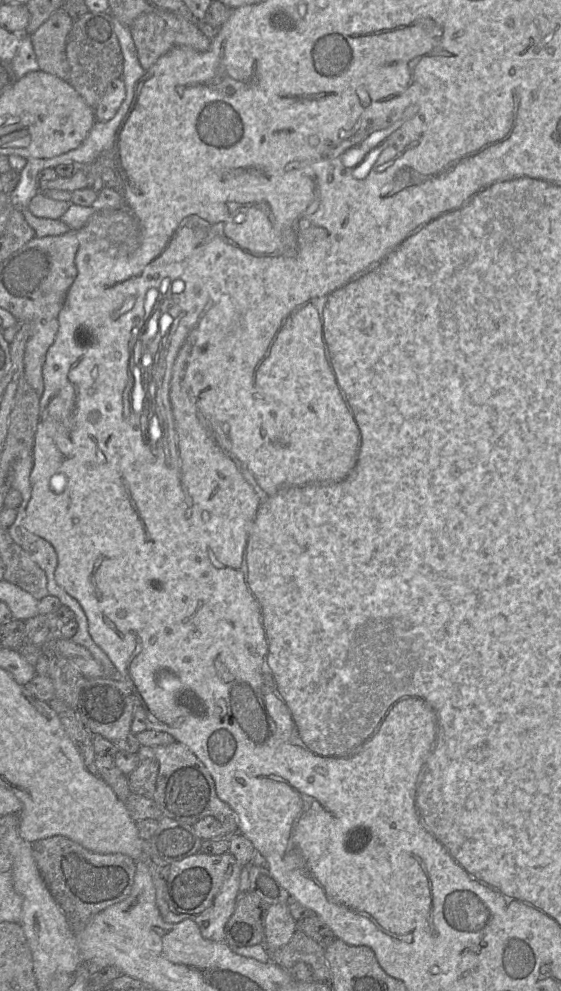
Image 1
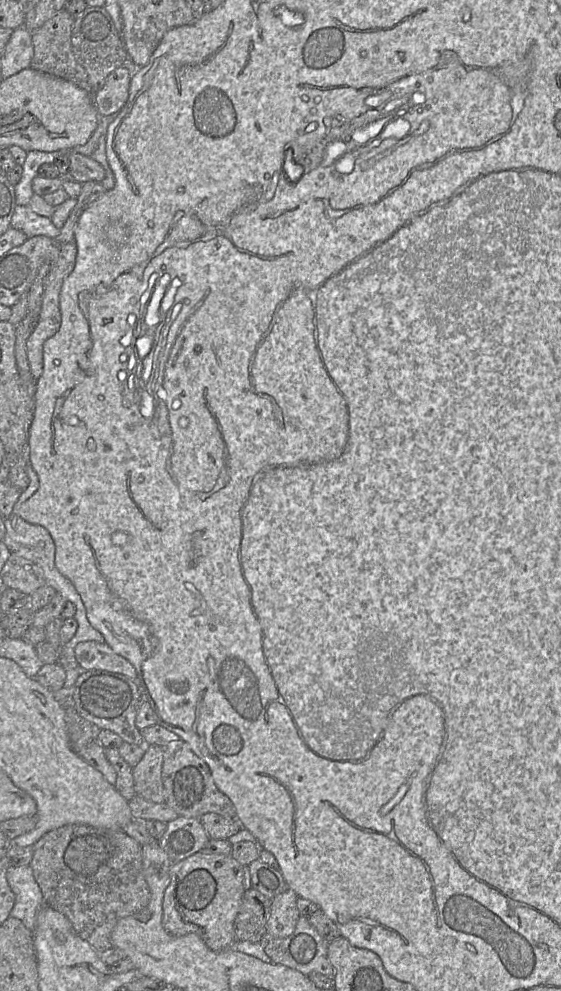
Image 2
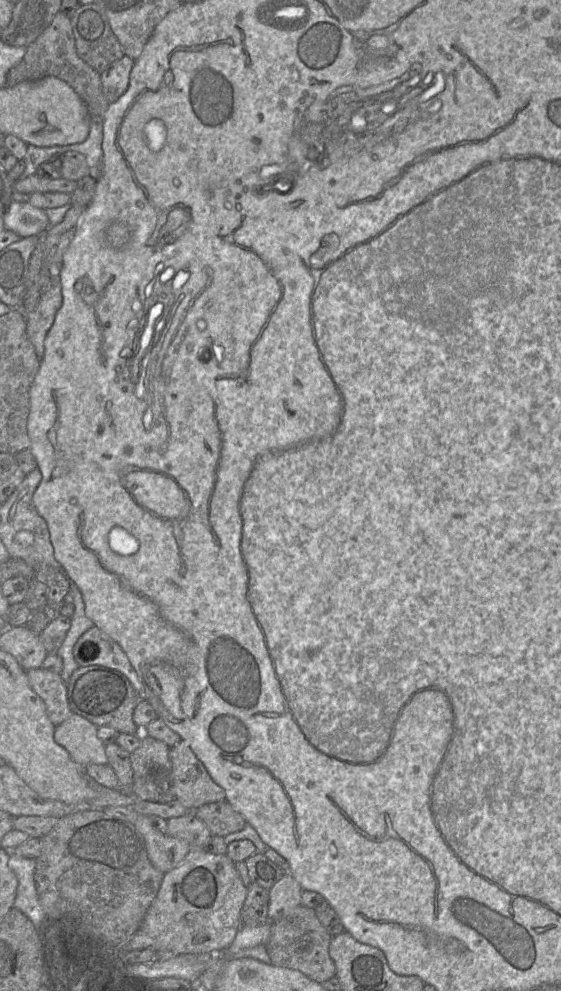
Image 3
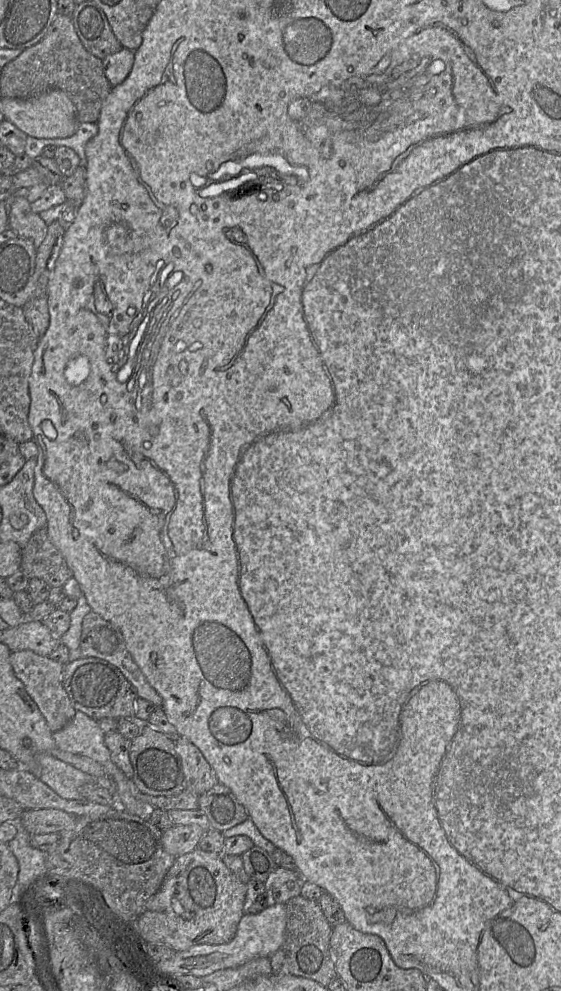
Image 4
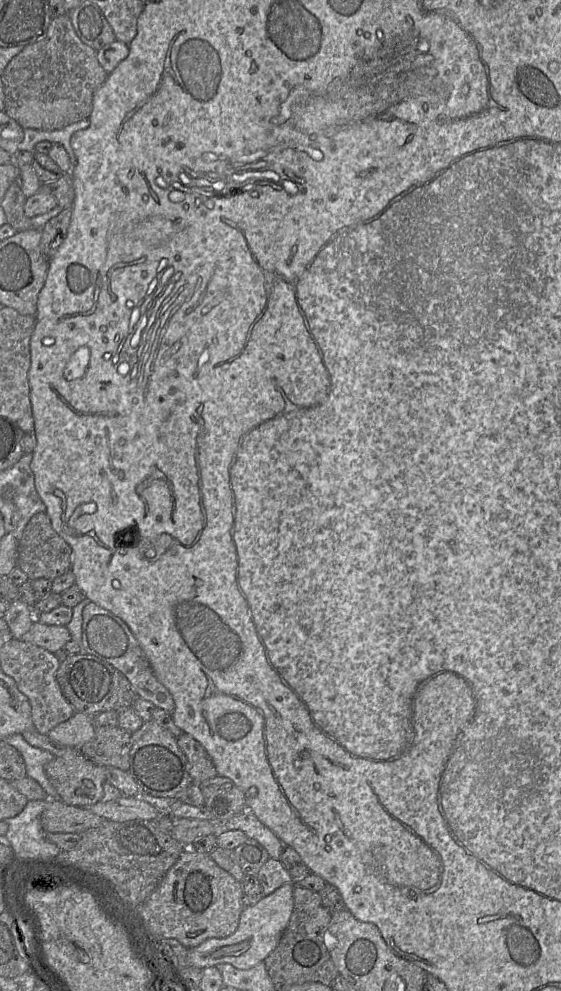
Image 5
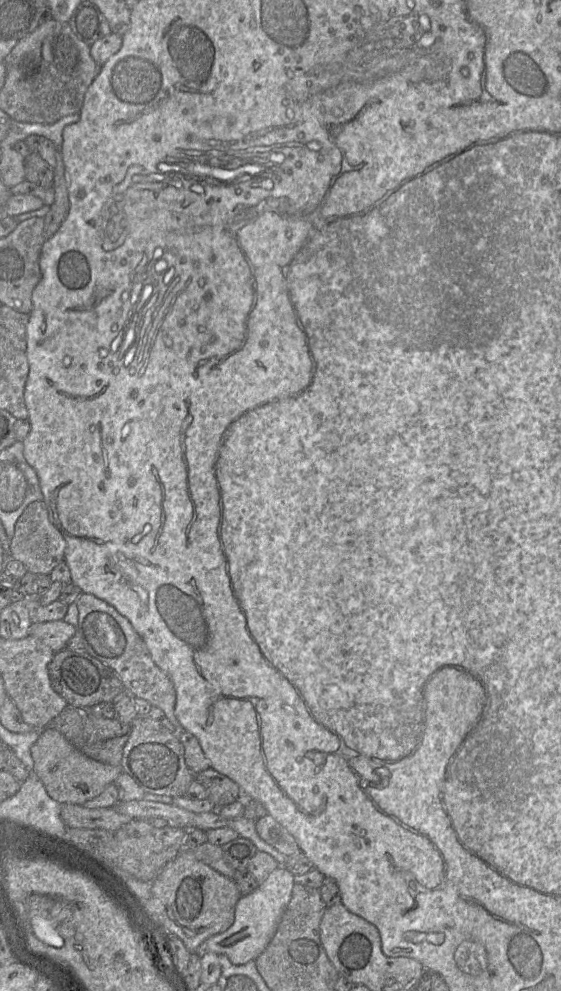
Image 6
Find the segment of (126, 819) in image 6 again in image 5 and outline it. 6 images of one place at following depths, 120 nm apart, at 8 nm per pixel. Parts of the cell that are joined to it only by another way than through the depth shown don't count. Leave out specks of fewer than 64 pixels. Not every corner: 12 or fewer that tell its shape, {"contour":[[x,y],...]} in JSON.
{"contour":[[48,798],[47,833],[82,833],[107,821],[88,808]]}

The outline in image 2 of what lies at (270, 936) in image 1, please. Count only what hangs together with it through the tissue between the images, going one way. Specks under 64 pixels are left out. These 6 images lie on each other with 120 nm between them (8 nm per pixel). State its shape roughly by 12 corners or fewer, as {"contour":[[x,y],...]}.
{"contour":[[290,888],[271,899],[266,932],[290,936],[300,917]]}

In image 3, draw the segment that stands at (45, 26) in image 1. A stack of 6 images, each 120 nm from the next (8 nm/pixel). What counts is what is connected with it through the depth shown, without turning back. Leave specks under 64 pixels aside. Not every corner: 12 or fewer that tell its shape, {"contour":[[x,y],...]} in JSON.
{"contour":[[60,11],[8,71],[14,86],[48,76],[72,87],[91,122],[109,103]]}

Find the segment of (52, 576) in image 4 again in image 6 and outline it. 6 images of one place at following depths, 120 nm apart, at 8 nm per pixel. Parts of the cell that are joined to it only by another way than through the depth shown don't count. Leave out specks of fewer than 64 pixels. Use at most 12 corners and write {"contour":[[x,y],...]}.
{"contour":[[44,500],[15,524],[9,556],[27,572],[50,575],[66,541]]}

